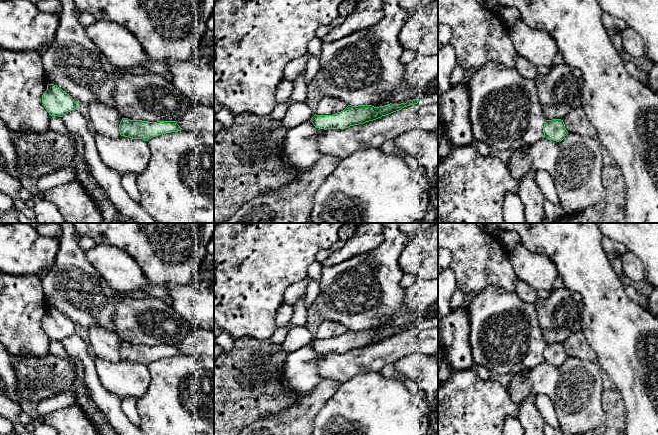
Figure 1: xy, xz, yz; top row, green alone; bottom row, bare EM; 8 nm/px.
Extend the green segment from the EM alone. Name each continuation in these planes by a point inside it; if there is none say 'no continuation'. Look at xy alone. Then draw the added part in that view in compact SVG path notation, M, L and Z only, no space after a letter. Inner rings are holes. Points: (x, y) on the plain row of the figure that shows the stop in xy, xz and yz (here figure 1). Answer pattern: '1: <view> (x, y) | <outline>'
no continuation

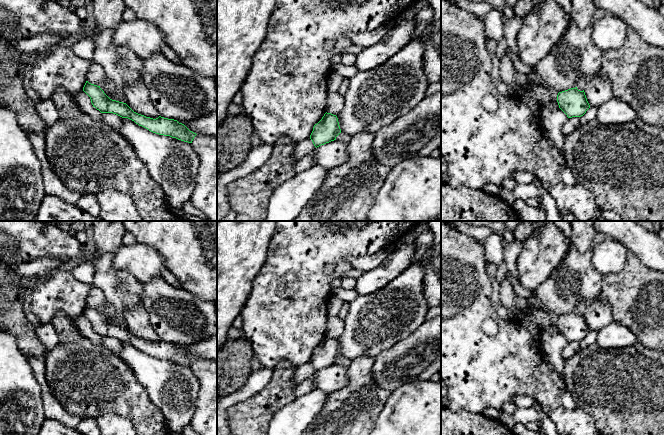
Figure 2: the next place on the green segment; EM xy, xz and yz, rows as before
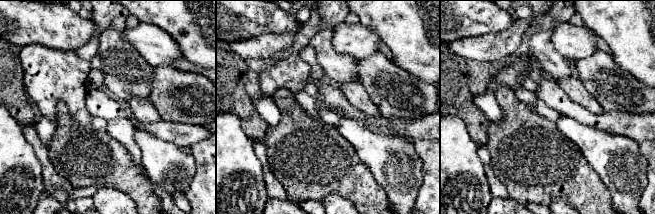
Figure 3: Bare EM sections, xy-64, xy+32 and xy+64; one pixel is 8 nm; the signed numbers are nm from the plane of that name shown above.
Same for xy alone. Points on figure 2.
no continuation

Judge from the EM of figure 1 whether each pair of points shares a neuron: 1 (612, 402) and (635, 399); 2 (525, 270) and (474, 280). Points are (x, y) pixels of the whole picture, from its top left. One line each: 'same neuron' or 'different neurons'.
1: different neurons
2: different neurons

